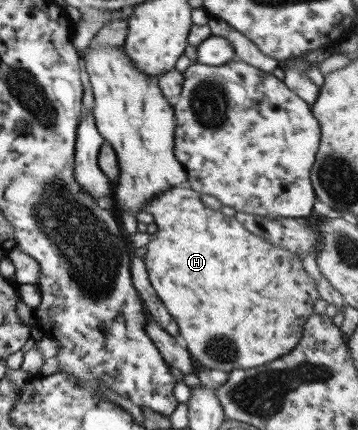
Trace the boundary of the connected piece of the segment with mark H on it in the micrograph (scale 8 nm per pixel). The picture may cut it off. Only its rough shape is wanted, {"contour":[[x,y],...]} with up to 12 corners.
{"contour":[[146,199],[151,287],[192,360],[288,354],[319,298],[295,254]]}

